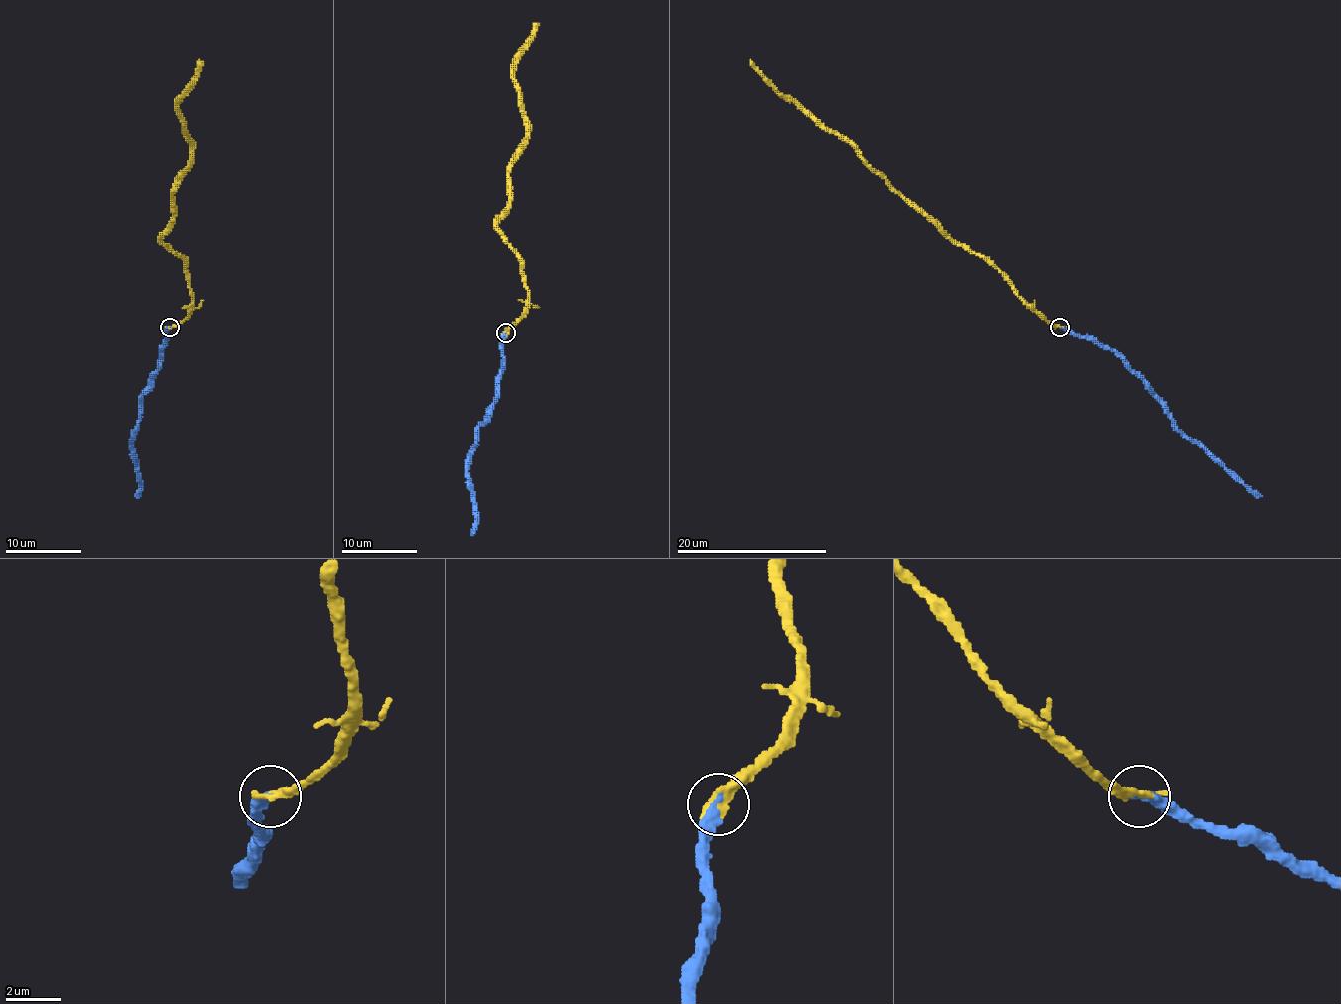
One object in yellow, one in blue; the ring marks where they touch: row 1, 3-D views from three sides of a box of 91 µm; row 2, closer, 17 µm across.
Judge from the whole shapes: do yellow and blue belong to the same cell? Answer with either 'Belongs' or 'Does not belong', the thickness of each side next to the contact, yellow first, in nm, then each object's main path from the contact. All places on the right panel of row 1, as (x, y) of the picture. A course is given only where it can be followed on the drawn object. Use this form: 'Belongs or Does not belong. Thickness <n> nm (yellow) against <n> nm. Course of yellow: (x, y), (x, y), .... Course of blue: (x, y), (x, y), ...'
Belongs. Thickness 280 nm (yellow) against 380 nm. Course of yellow: (1059, 327), (1051, 327), (1025, 302), (1002, 274), (944, 234), (846, 140), (822, 129), (788, 101), (750, 59). Course of blue: (1059, 327), (1091, 336), (1108, 345), (1155, 396), (1183, 434), (1200, 441), (1243, 483), (1262, 496)

